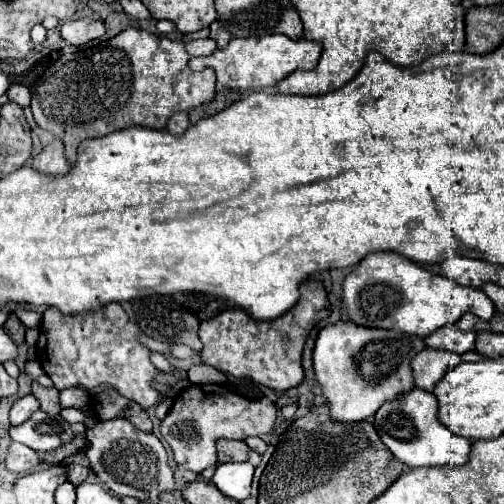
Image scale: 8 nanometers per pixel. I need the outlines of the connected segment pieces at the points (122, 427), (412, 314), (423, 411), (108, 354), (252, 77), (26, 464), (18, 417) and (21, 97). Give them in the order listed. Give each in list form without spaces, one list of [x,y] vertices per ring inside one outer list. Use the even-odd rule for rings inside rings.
[[[115,418],[109,422],[97,422],[87,430],[87,458],[91,462],[93,472],[117,494],[117,496],[133,496],[143,502],[151,502],[149,498],[159,496],[159,492],[173,490],[173,472],[167,462],[167,452],[155,434],[147,434],[137,430],[129,420]]]
[[[375,252],[347,274],[343,282],[343,306],[349,320],[357,326],[395,330],[419,338],[431,336],[435,330],[459,320],[467,312],[473,312],[481,320],[493,316],[493,304],[481,290],[459,286],[451,278],[433,274],[393,252]]]
[[[411,390],[395,402],[385,402],[375,414],[375,430],[383,444],[409,468],[431,468],[431,466],[465,466],[471,454],[471,440],[451,434],[437,418],[437,398],[425,390]]]
[[[115,302],[103,310],[85,314],[85,318],[63,316],[59,310],[47,308],[43,312],[41,334],[35,352],[39,364],[53,380],[57,390],[79,386],[87,392],[93,392],[97,386],[107,384],[121,396],[137,402],[143,410],[147,410],[157,406],[163,396],[153,388],[157,368],[149,358],[151,350],[139,340],[141,334],[141,328],[133,324],[121,304]]]
[[[281,34],[261,38],[233,38],[225,48],[215,50],[205,58],[191,58],[191,70],[203,70],[211,66],[217,74],[217,82],[233,90],[261,90],[277,86],[295,70],[315,70],[321,56],[321,44],[309,40],[291,40]]]
[[[11,442],[9,446],[9,452],[7,452],[7,458],[5,458],[5,464],[11,472],[29,472],[31,468],[35,468],[39,464],[39,456],[35,450],[23,446],[23,444],[17,444],[17,442]]]
[[[29,394],[25,398],[19,398],[11,408],[11,426],[19,426],[25,420],[29,420],[35,410],[39,410],[39,402],[35,400],[33,394]]]
[[[13,84],[9,90],[7,90],[7,96],[11,102],[19,104],[19,106],[29,106],[29,100],[31,100],[31,94],[29,90],[23,86],[23,84]]]

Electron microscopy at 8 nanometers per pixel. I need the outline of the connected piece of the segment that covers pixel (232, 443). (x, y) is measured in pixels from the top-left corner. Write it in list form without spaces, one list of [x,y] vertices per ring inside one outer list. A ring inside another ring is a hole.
[[[219,440],[217,442],[219,462],[245,462],[247,452],[249,452],[249,446],[245,442],[237,442],[237,440]]]

